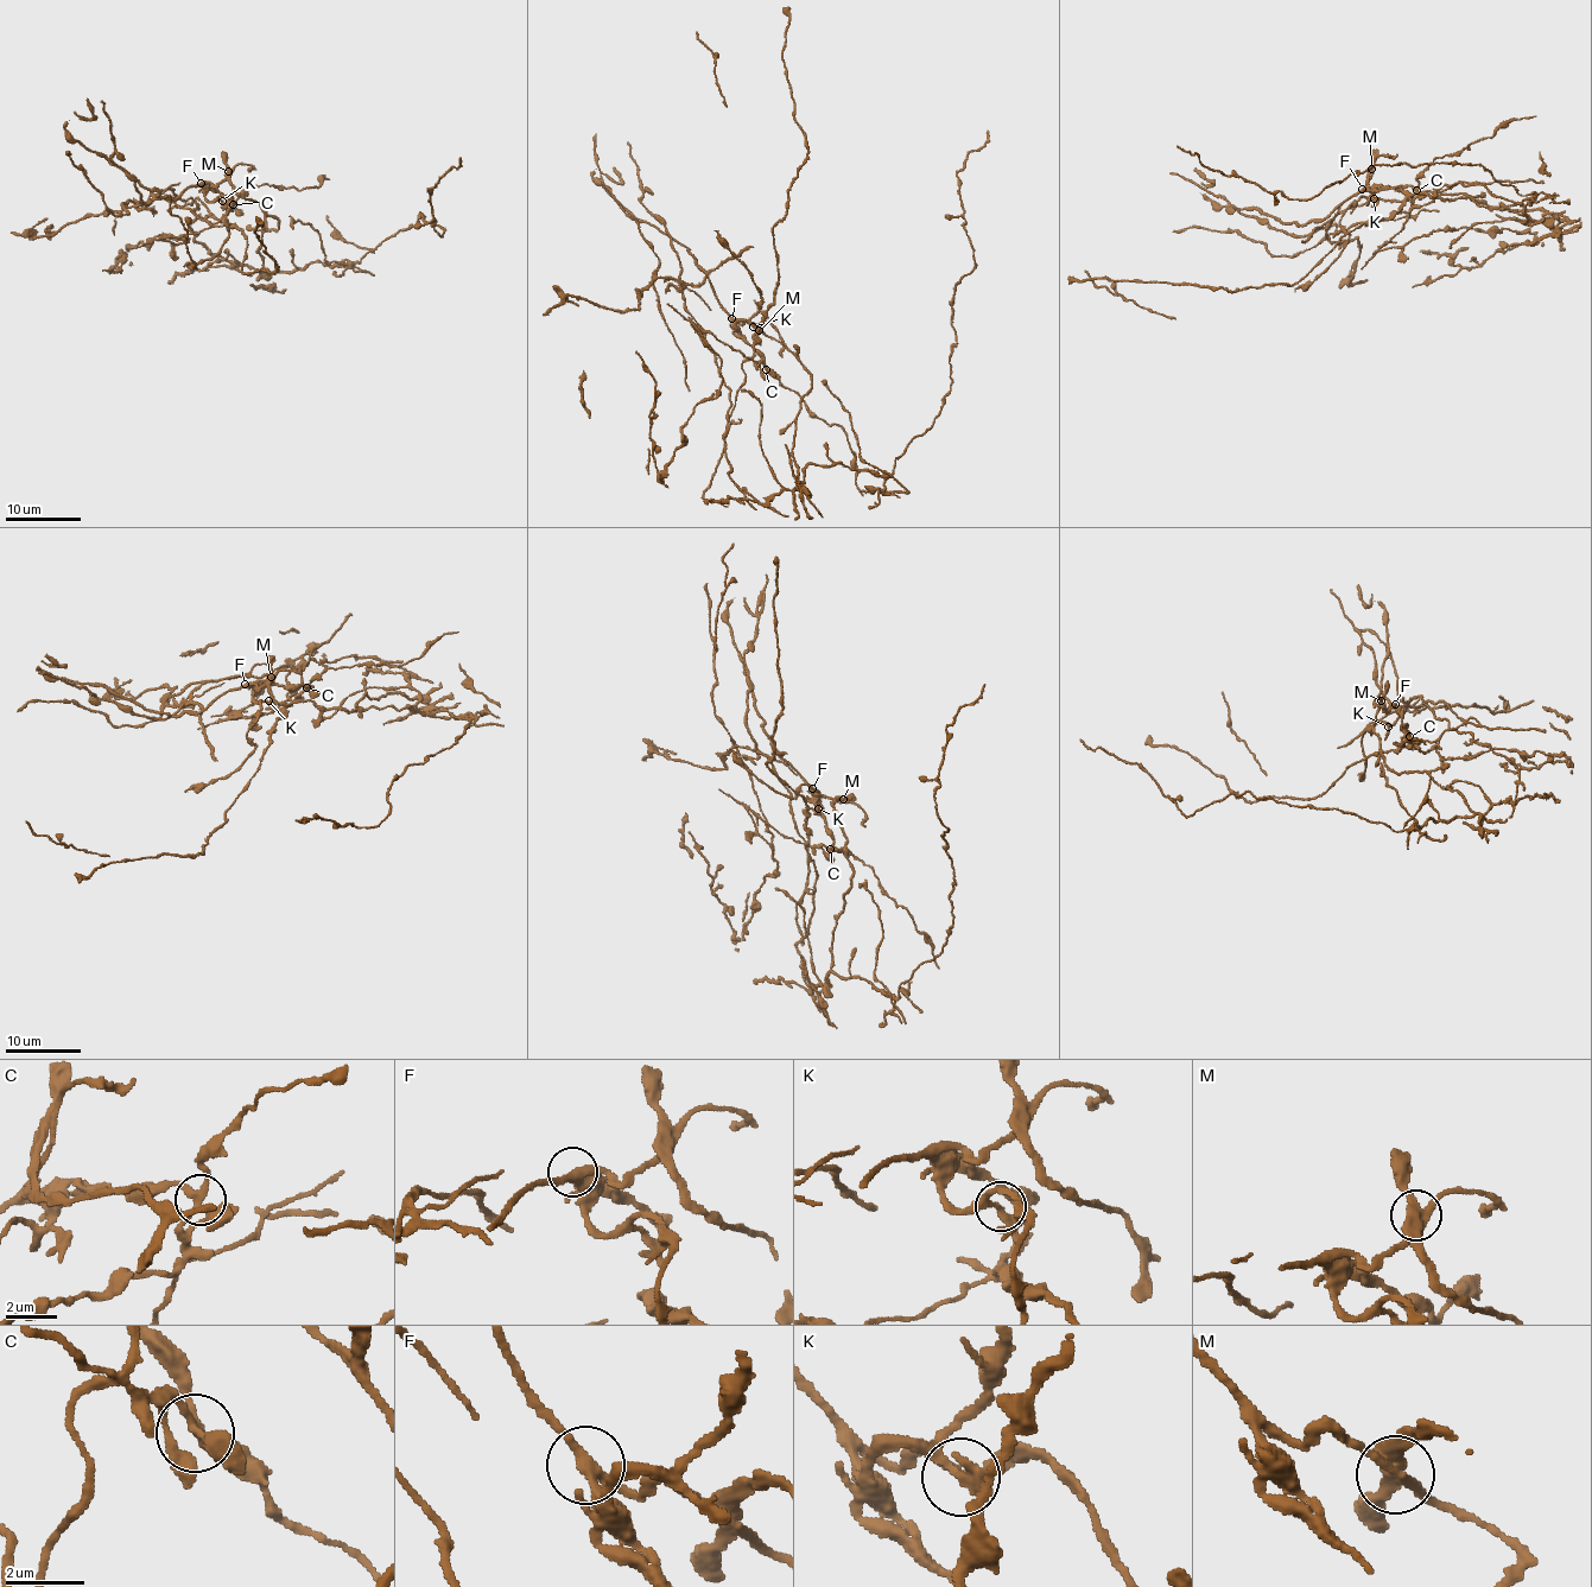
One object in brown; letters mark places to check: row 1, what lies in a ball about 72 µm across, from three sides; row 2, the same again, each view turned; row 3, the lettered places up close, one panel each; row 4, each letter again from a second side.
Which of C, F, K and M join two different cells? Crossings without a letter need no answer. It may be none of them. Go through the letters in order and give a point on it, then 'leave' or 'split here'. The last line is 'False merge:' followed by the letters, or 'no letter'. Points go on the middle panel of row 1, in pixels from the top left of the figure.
C: (766, 369) | split here
F: (731, 318) | leave
K: (753, 327) | leave
M: (759, 330) | split here
False merge: C, M

